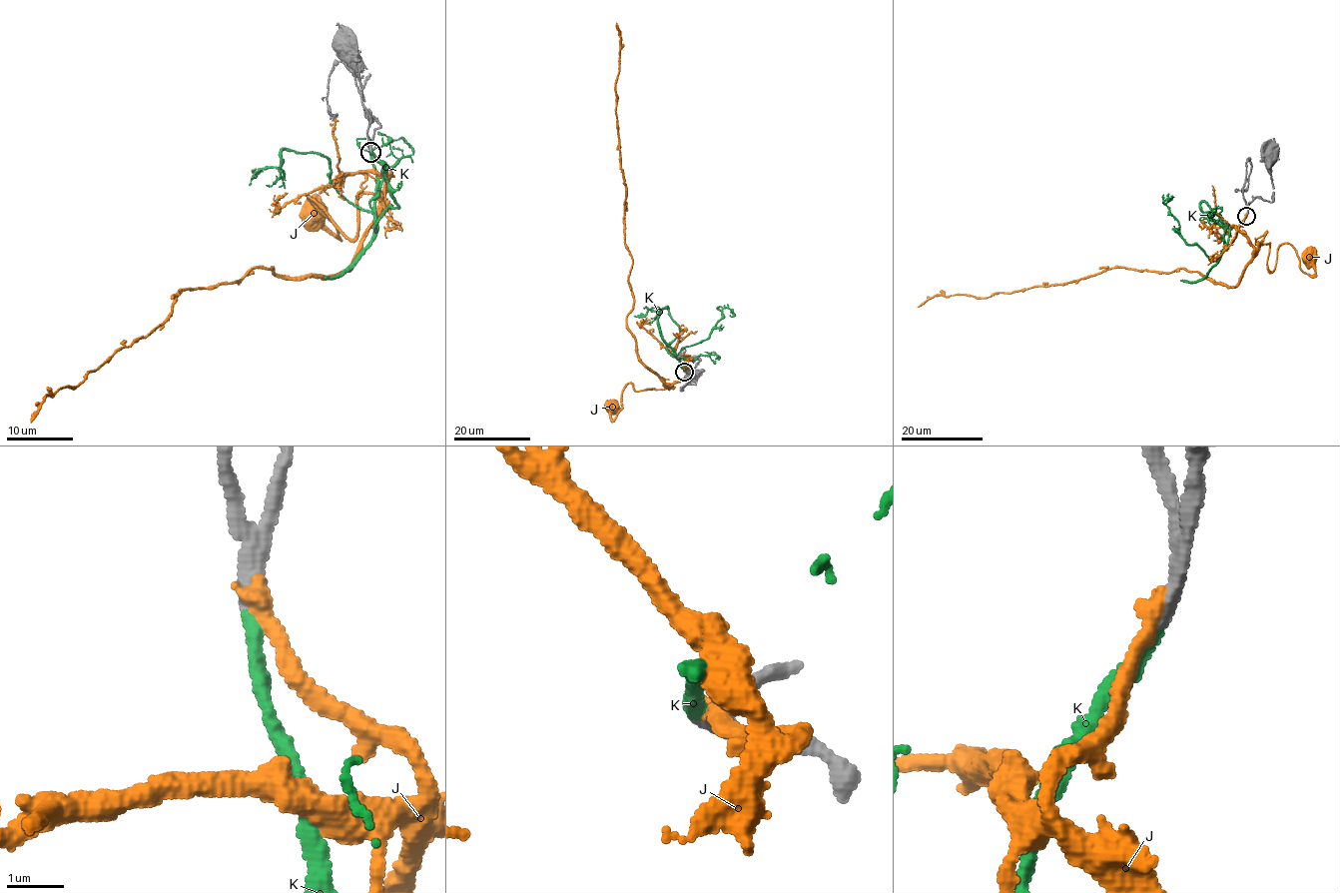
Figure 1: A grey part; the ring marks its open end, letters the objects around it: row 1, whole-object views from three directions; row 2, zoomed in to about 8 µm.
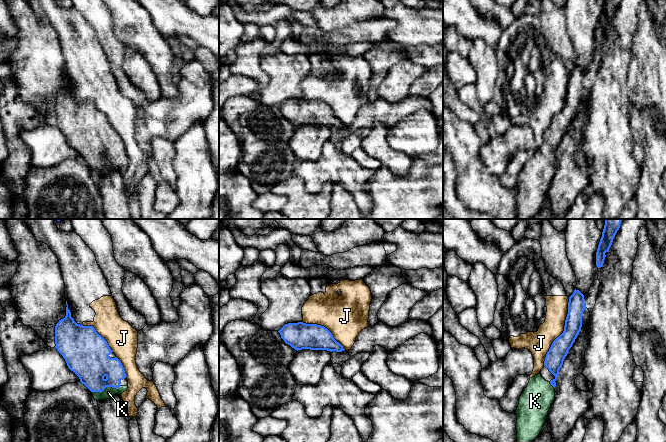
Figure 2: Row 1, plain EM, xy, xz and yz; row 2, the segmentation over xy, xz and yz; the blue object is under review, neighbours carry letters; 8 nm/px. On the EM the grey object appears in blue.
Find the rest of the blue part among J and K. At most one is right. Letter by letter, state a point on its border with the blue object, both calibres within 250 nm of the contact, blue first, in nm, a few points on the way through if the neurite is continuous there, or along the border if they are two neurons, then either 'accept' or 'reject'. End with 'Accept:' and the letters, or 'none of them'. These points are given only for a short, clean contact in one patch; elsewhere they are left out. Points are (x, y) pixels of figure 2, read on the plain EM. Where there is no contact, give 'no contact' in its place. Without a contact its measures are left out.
J: meets blue in yz at (563, 107); 150 nm thick on the blue side, 190 nm on the other; reject
K: meets blue in xy at (106, 162); 320 nm thick on the blue side, 90 nm on the other; runs through xy (89, 136), (91, 147), (106, 162), (108, 168); accept
Accept: K

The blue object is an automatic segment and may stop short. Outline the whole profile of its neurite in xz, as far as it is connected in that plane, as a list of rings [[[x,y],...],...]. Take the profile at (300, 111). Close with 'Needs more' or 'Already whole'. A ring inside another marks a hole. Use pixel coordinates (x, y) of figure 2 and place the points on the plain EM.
[[[303,98],[285,100],[279,107],[284,118],[295,126],[327,126],[342,128],[345,125],[324,102]]]. Already whole

